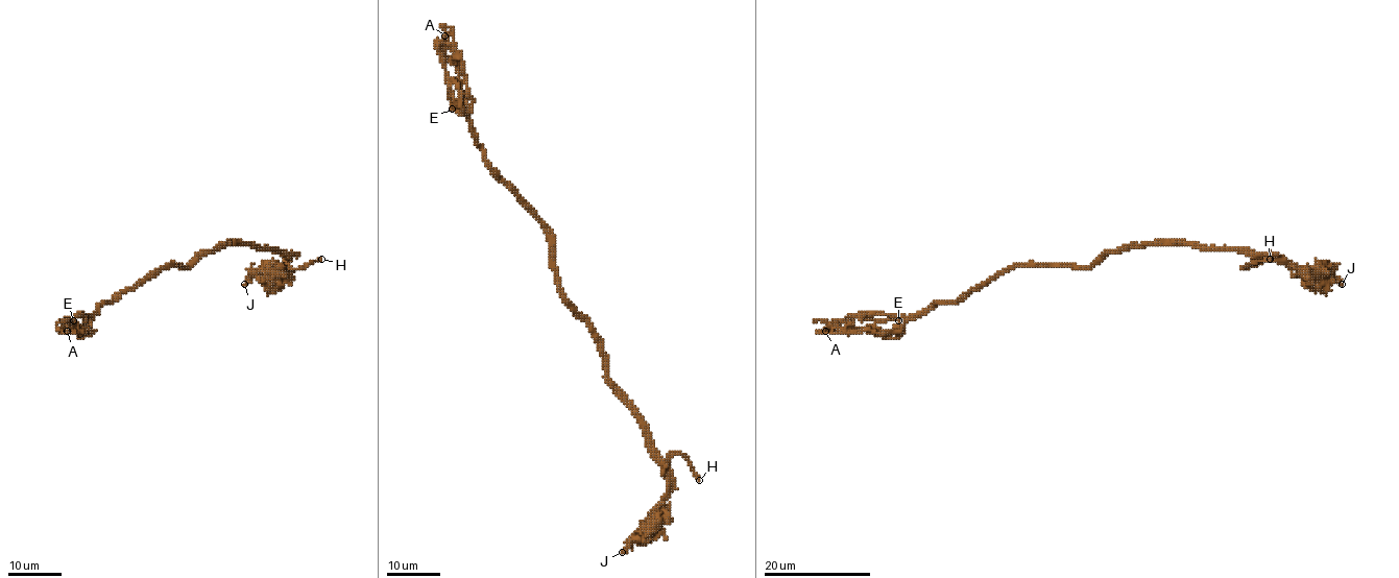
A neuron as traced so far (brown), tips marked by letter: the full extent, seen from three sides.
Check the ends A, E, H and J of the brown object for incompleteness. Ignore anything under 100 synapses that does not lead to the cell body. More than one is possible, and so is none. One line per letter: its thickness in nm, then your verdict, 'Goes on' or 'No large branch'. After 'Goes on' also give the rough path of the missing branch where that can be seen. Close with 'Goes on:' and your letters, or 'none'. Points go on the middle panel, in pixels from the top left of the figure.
A: Thickness 160 nm. No large branch
E: Thickness 160 nm. No large branch
H: Thickness 280 nm. Goes on
J: Thickness 220 nm. No large branch
Goes on: H

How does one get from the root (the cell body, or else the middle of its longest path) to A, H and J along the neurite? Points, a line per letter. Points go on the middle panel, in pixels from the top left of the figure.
A: (560, 287), (553, 261), (551, 230), (491, 166), (477, 141), (472, 120), (457, 109), (438, 45), (444, 35)
H: (560, 287), (562, 298), (597, 342), (606, 381), (638, 420), (664, 475), (668, 460), (679, 454), (699, 480)
J: (560, 287), (597, 342), (606, 381), (665, 471), (658, 513), (622, 552)

